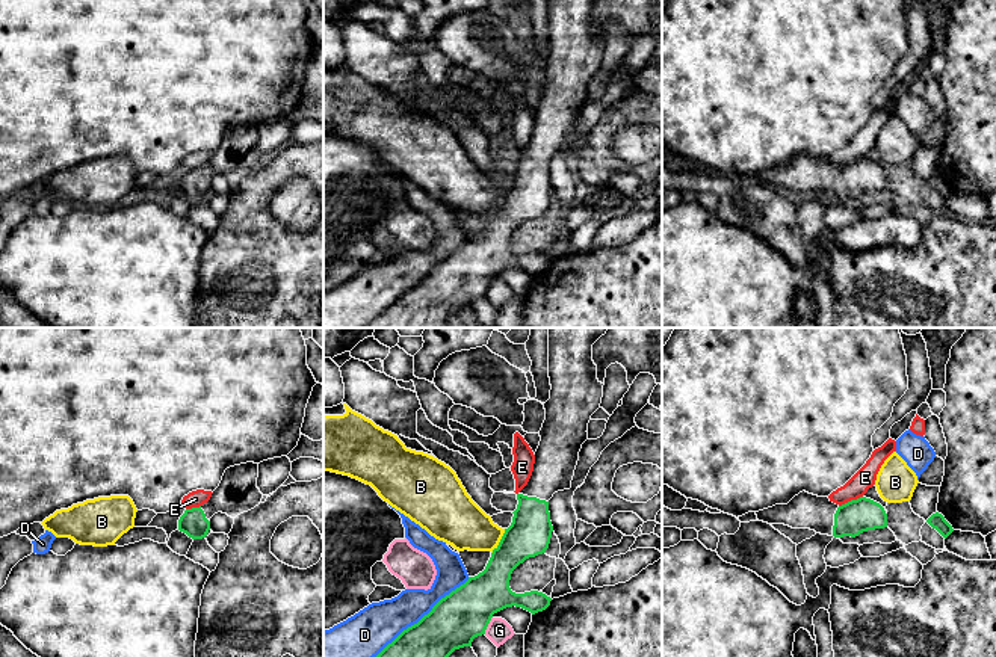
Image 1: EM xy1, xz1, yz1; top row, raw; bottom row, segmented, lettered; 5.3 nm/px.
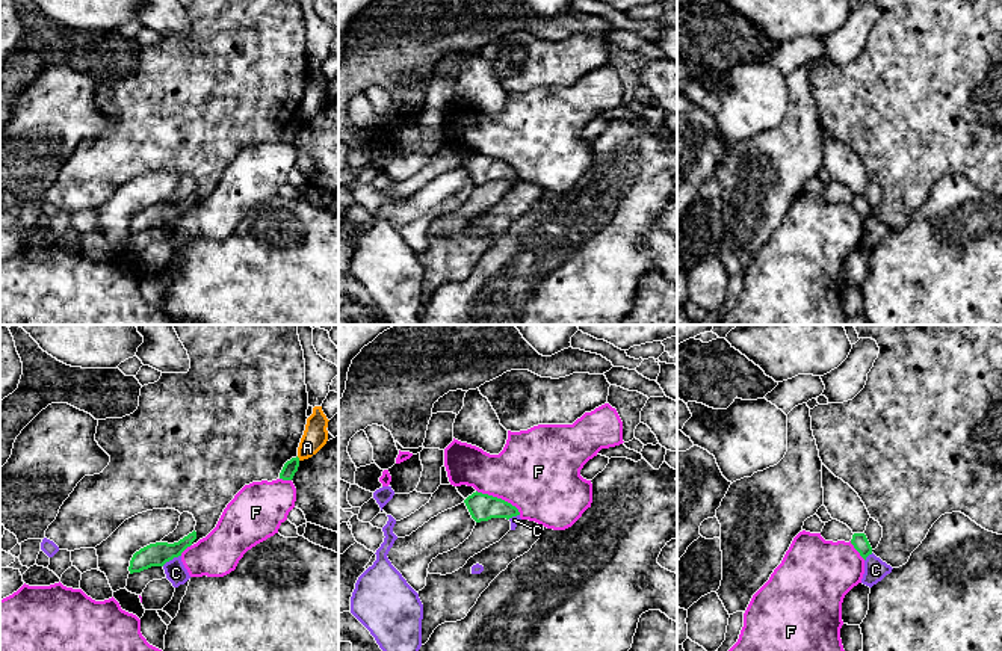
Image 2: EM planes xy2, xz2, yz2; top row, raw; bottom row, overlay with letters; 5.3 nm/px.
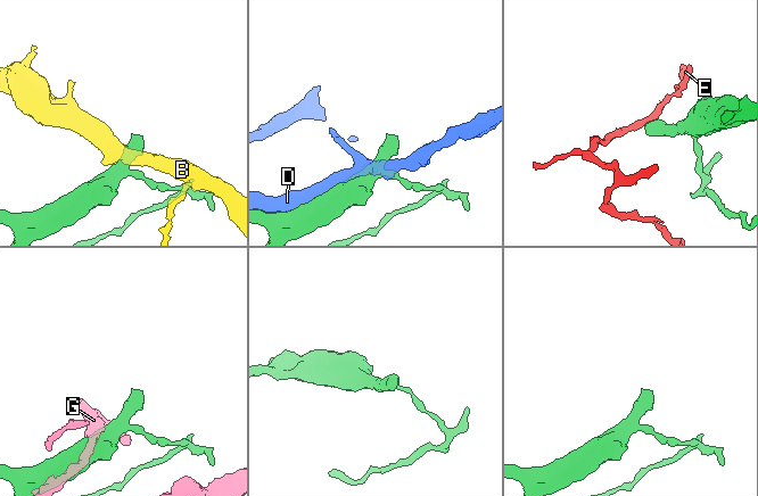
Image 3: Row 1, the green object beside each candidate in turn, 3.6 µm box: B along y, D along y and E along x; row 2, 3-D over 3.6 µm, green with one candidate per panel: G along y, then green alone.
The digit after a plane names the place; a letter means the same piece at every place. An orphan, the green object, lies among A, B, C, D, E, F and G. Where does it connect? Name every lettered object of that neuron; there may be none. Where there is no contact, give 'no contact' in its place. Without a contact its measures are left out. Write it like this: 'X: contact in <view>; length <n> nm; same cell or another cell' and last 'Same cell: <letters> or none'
A: contact in xy2; length 30 nm; another cell
B: contact in xz1; length 150 nm; another cell
C: contact in xy2; length 120 nm; another cell
D: contact in xz1; length 650 nm; another cell
E: contact in yz1; length 140 nm; another cell
F: contact in xz2; length 280 nm; another cell
G: contact in xz1; length 100 nm; another cell
Same cell: none

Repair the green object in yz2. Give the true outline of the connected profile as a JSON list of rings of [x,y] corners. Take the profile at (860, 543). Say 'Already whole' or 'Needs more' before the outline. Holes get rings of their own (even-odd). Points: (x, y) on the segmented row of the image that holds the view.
Already whole. [[[854,533],[851,544],[860,553],[860,556],[866,560],[869,554],[872,554],[872,547],[864,533]]]

